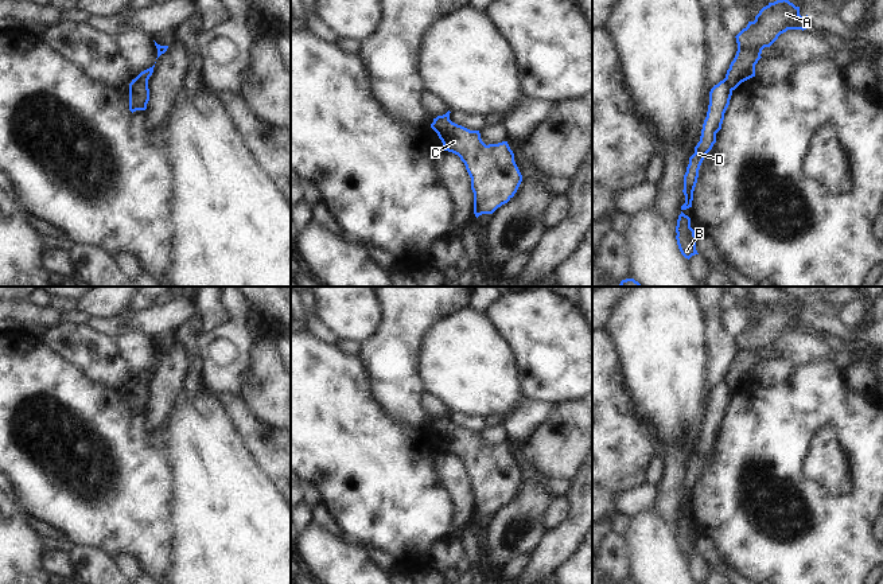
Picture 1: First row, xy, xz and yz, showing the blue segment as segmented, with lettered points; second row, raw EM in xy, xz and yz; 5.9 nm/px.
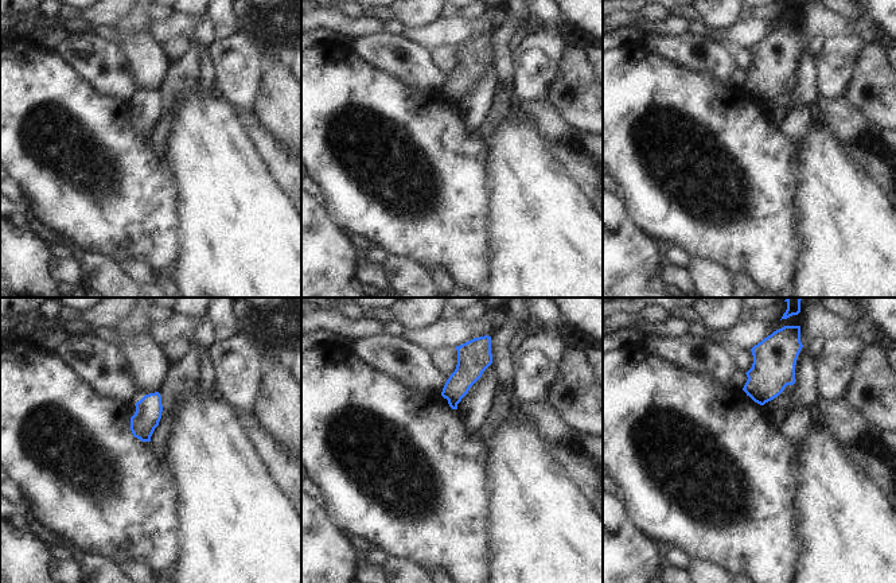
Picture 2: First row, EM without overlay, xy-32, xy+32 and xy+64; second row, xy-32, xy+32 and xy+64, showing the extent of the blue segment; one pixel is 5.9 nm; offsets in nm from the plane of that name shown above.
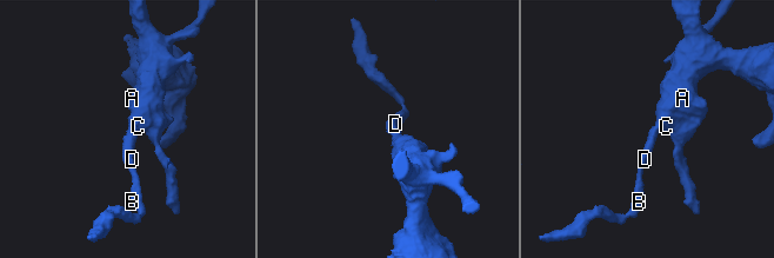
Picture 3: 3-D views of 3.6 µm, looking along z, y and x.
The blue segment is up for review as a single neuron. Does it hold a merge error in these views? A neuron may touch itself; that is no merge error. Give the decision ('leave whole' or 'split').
split

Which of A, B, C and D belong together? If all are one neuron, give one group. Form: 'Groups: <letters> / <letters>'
Groups: A C / B D.

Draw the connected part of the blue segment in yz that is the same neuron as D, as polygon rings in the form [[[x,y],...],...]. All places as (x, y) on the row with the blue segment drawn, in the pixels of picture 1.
[[[726,79],[715,85],[709,92],[709,105],[707,117],[703,124],[700,141],[695,147],[695,153],[689,157],[689,164],[684,175],[684,195],[685,203],[681,210],[692,207],[693,191],[699,178],[700,166],[705,155],[712,149],[716,143],[716,133],[721,129],[724,113],[730,105],[732,90]]]

